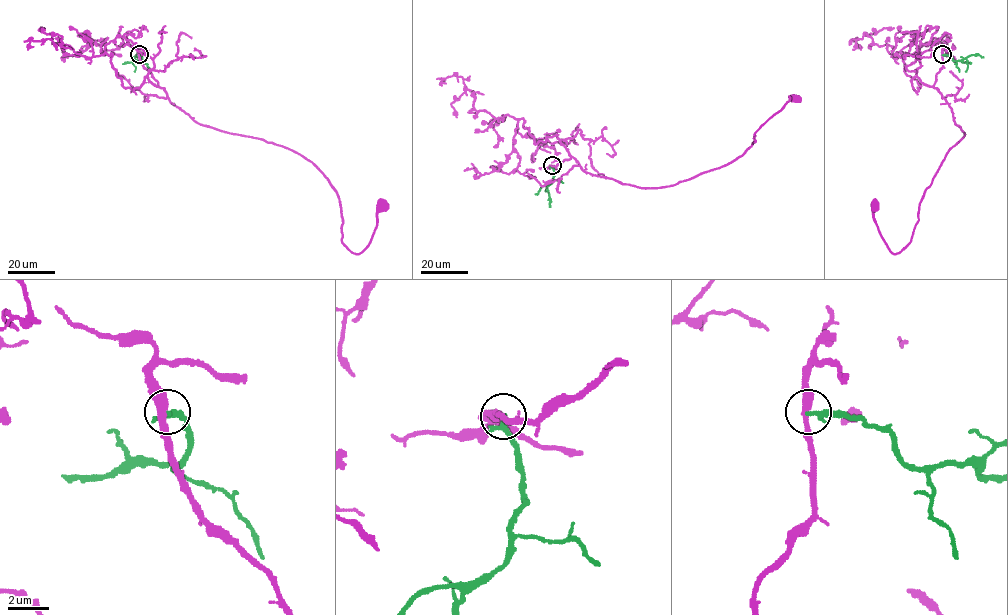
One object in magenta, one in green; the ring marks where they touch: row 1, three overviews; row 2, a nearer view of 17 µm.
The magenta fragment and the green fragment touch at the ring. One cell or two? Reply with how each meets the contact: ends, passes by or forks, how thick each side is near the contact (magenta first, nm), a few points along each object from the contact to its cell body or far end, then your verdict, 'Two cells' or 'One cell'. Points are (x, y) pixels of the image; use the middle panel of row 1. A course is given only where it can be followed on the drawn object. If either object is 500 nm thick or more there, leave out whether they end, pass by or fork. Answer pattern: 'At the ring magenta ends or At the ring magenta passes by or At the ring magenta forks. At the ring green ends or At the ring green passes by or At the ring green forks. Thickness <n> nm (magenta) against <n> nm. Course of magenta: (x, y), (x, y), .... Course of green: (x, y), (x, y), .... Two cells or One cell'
At the ring magenta passes by. At the ring green ends. Thickness 400 nm (magenta) against 280 nm. Course of magenta: (552, 165), (571, 157), (586, 172), (622, 184), (673, 185), (734, 161), (794, 97). Course of green: (552, 165), (554, 176), (547, 188), (550, 207). Two cells

